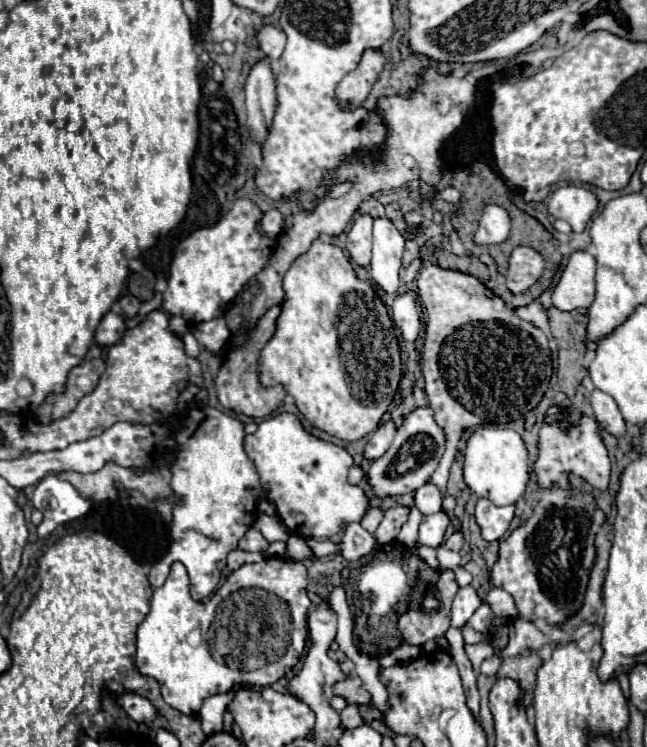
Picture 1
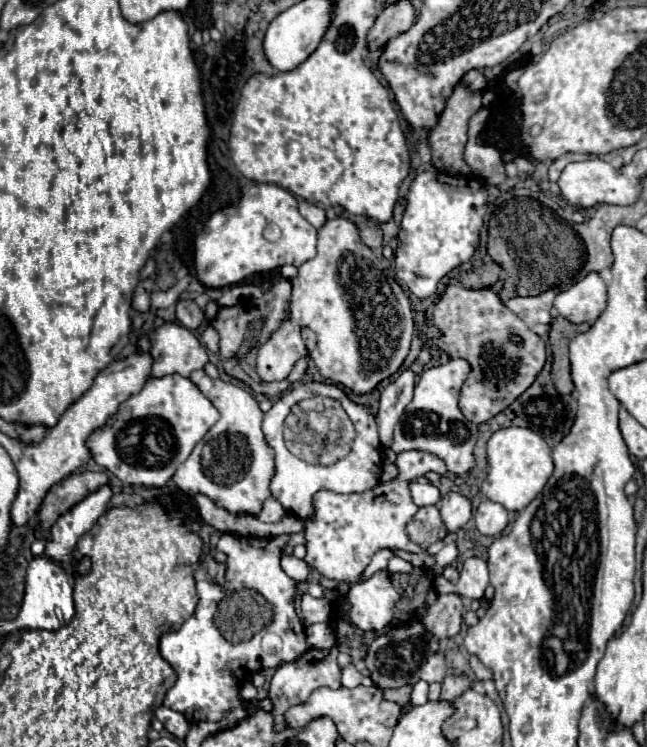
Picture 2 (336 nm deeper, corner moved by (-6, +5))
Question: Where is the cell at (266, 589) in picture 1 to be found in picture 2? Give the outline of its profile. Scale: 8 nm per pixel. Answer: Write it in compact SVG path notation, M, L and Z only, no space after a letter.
M223 534L223 538L217 544L217 550L223 550L227 554L225 584L213 586L209 582L197 582L199 600L193 616L187 618L177 630L161 634L159 652L177 674L177 682L167 692L163 704L171 710L185 714L189 722L221 720L231 708L243 704L237 696L237 690L247 676L263 668L279 668L281 664L295 662L309 650L305 642L305 626L295 612L299 582L289 578L280 565L280 555L285 547L286 538L287 535L274 538L245 538Z

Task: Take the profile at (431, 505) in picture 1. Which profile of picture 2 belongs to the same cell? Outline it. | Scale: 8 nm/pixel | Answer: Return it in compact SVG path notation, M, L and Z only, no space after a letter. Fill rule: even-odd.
M425 506L419 508L419 512L415 514L415 518L409 524L409 538L413 542L417 542L421 548L427 548L429 544L439 540L439 532L441 532L441 516L437 506ZM415 524L415 526L411 526Z

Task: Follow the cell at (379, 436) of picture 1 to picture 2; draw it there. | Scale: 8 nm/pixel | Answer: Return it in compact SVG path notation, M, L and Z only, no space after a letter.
M405 370L397 376L395 382L391 382L381 392L381 406L377 412L377 424L379 424L379 436L383 448L391 446L393 440L393 428L399 422L405 406L413 398L413 386L415 386L415 374L411 370Z

